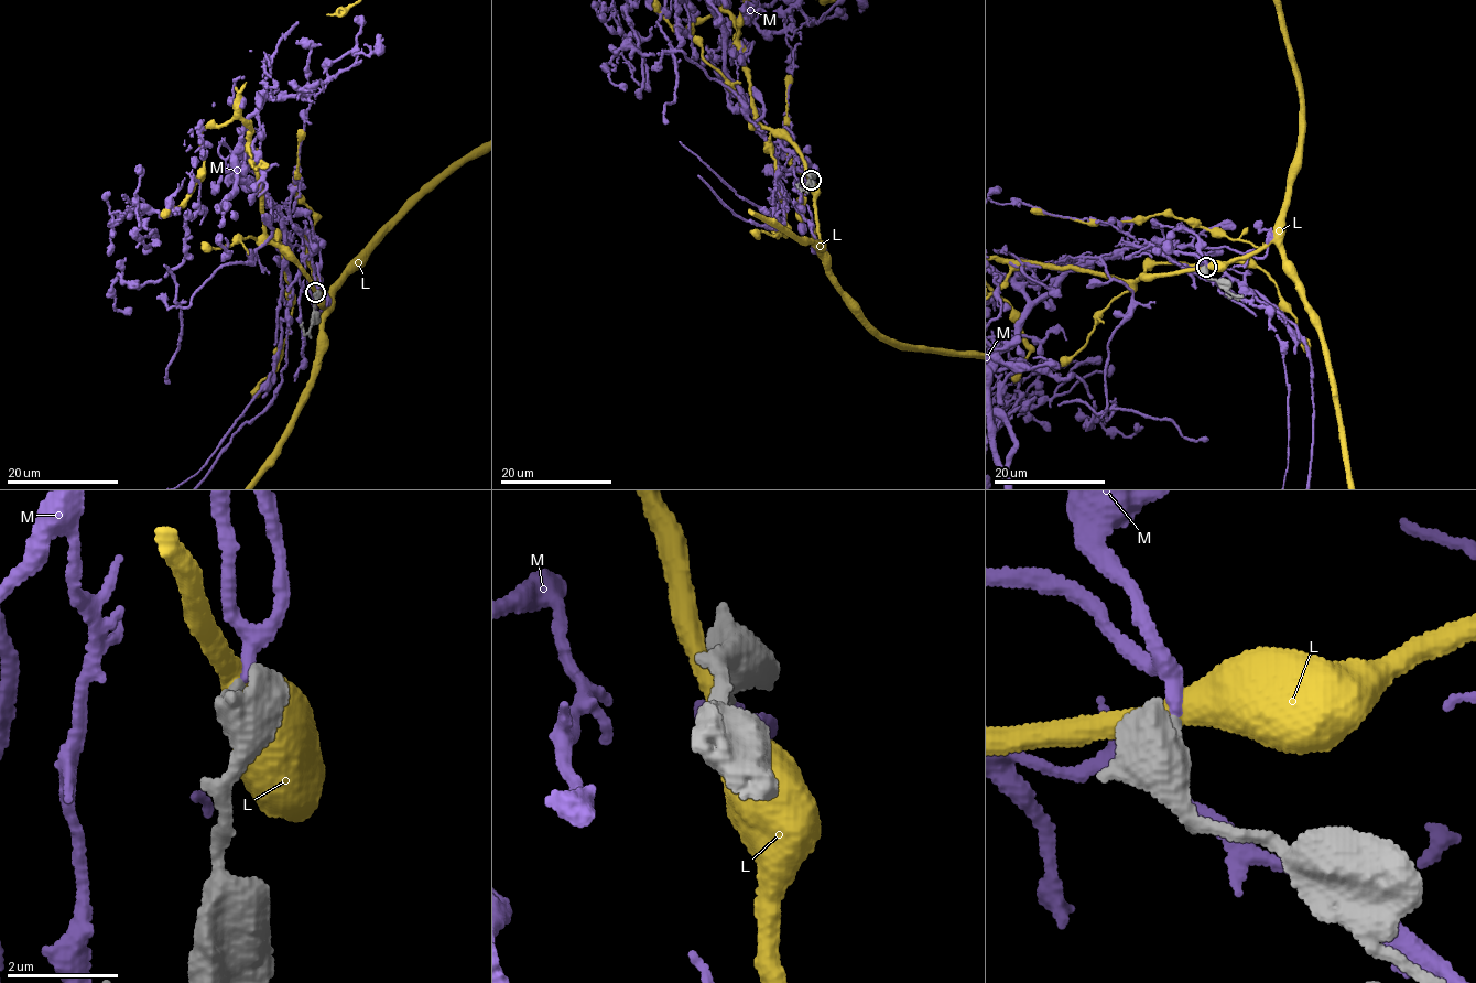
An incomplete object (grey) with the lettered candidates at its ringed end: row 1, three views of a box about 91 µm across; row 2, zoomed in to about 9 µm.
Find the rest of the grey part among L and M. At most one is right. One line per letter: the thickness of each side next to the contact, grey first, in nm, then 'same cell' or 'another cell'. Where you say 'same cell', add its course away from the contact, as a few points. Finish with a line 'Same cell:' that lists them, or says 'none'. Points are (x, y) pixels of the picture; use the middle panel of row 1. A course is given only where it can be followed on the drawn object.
L: 460/460 nm | another cell
M: 460/200 nm | same cell
Same cell: M

